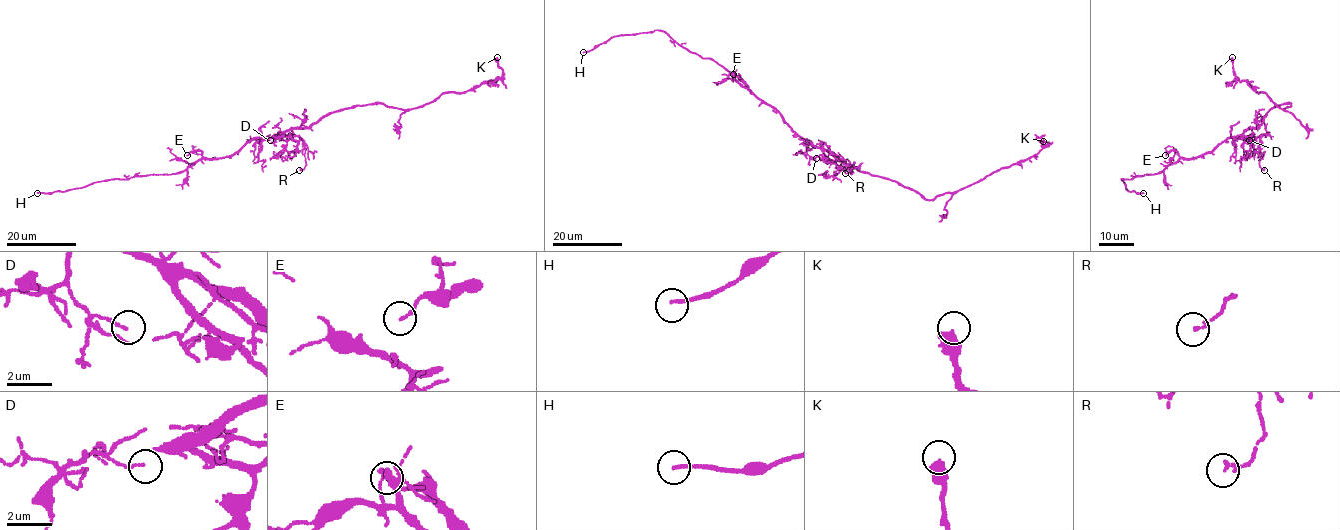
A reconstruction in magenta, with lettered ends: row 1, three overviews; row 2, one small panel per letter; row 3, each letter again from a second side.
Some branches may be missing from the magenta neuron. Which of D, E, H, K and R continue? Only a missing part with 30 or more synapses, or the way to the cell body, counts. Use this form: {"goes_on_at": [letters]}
{"goes_on_at": ["H"]}

